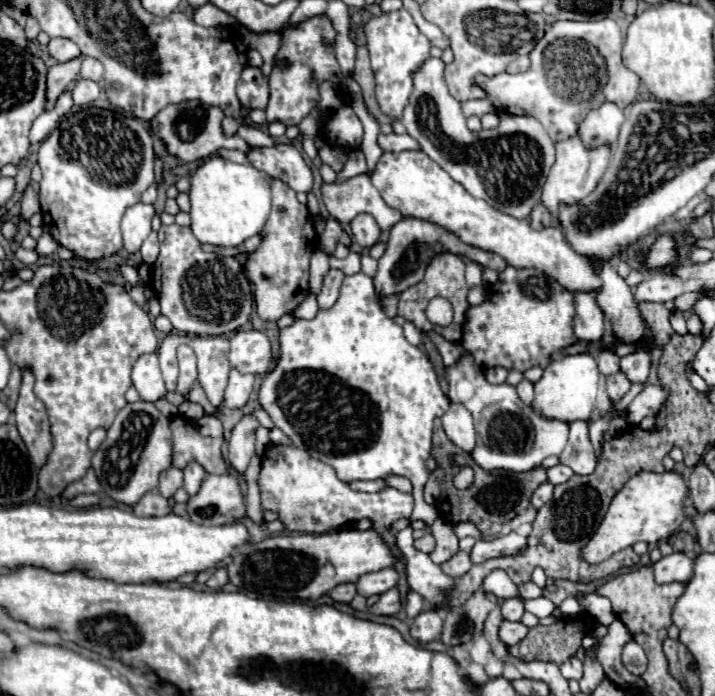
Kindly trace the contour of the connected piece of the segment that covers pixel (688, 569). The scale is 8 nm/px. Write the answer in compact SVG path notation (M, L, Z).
M672 553L668 557L662 557L658 563L652 565L656 583L688 583L692 579L694 563L684 553Z

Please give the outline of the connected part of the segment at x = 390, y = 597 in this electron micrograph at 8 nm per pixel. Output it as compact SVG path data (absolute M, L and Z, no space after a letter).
M390 589L380 595L380 601L370 607L370 613L374 615L396 615L402 609L402 597L398 589Z

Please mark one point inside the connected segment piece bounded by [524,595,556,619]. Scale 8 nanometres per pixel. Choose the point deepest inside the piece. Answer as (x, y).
(542, 607)

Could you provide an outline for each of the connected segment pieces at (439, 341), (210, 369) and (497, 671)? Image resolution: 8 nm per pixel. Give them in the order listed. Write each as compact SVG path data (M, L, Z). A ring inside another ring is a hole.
M428 331L426 333L428 337L430 337L430 341L436 345L436 349L438 349L438 353L442 355L442 361L444 361L444 365L448 367L448 365L454 365L456 361L458 361L458 357L462 355L462 345L460 343L452 343L452 341L446 341L444 337L440 337L436 331Z
M170 333L160 349L158 349L158 357L166 357L166 353L170 351L170 347L178 347L178 345L190 345L198 357L198 383L204 389L208 401L218 407L224 401L224 389L228 383L228 373L230 373L230 363L228 363L228 341L224 337L198 337L198 335L178 335L178 333Z
M491 651L489 652L489 655L492 655L492 657L490 657L487 665L485 666L486 673L488 674L489 678L501 676L503 672L502 662L498 661Z

